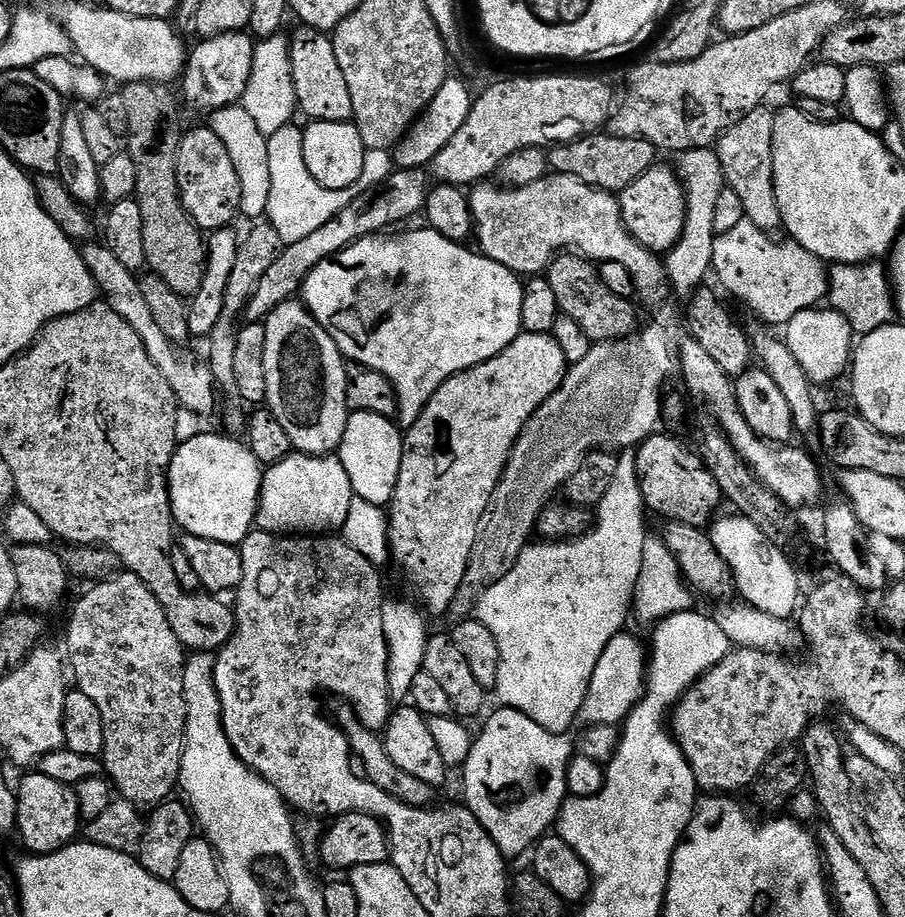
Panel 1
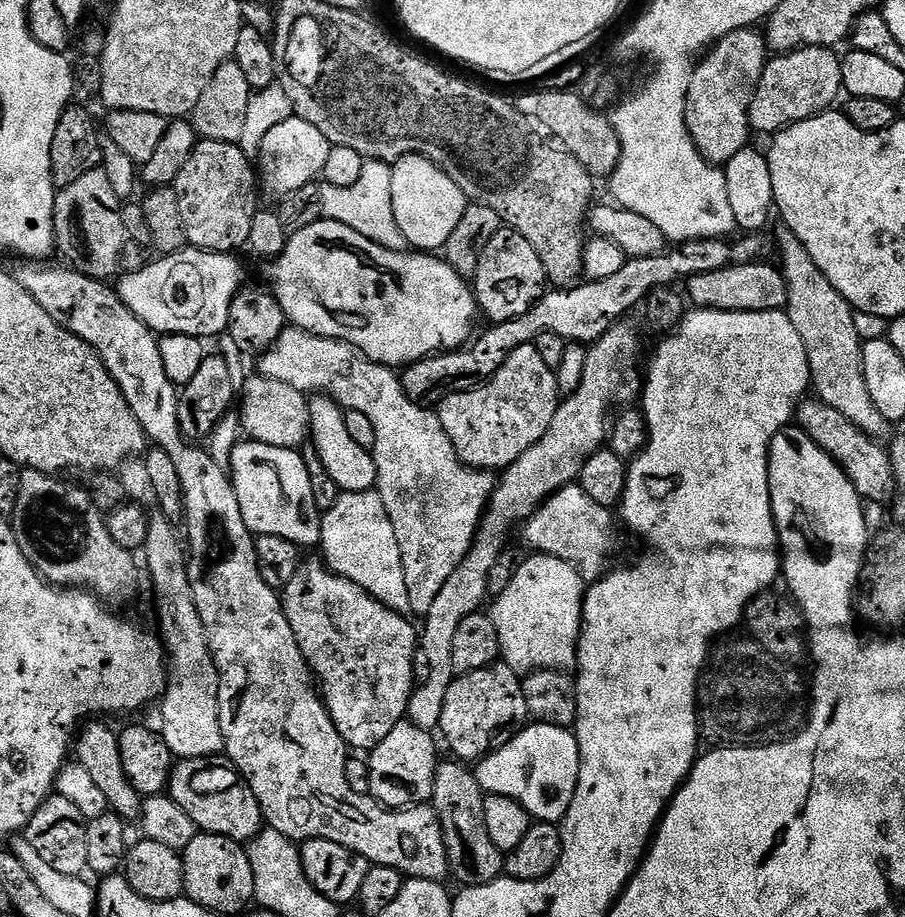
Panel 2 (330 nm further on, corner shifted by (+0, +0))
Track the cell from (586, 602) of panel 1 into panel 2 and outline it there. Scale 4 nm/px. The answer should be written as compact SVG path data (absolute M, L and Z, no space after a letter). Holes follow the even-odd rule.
M543 554L529 555L529 560L521 559L516 565L516 572L510 578L510 582L501 592L495 593L492 604L492 614L490 614L490 621L492 631L496 635L496 646L498 649L498 656L501 661L505 660L507 667L516 674L527 674L530 672L539 672L541 670L560 670L565 666L564 663L571 661L576 655L576 642L578 639L578 613L582 607L582 597L586 591L586 581L578 573L575 568L570 566L570 562L562 562L562 558L554 558L553 556L546 556Z

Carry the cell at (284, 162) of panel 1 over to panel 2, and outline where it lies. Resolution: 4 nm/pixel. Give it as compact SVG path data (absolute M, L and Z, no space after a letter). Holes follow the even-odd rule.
M365 160L362 174L358 174L358 182L345 188L321 187L320 208L325 217L336 220L340 224L350 226L362 239L370 244L381 244L383 248L399 249L402 244L400 231L392 221L390 211L390 178L391 167L382 160Z

